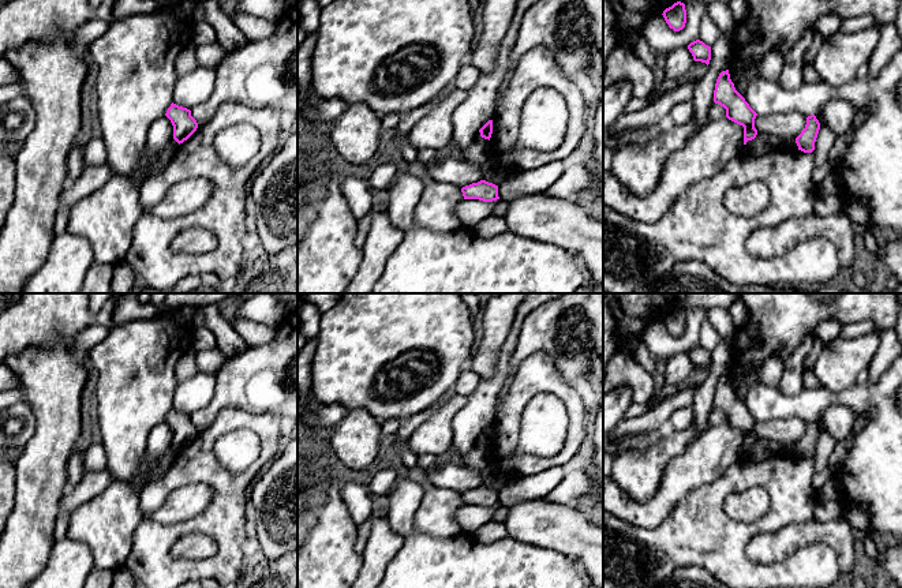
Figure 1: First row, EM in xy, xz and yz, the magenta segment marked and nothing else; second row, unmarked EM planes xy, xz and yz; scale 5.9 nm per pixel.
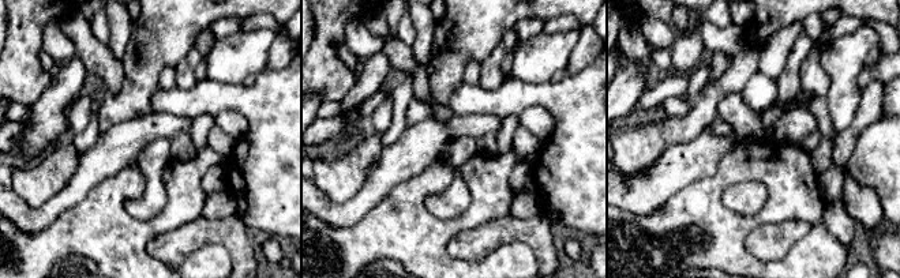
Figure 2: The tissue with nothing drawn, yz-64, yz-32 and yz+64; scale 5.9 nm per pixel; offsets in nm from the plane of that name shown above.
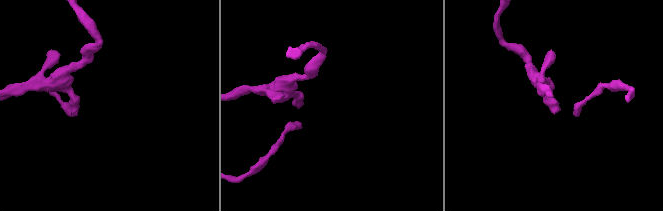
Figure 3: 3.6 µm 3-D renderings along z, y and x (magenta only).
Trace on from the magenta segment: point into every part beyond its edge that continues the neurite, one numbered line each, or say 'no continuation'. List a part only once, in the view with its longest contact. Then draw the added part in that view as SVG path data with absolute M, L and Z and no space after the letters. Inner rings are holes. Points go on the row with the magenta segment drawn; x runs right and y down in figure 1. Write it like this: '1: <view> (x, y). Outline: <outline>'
1: yz (762, 143). Outline: M757 134L755 139L748 141L745 149L755 157L761 157L779 145L772 135Z

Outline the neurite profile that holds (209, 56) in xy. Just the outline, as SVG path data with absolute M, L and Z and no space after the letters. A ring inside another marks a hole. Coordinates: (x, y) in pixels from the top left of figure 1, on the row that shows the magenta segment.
M218 42L197 46L197 59L199 67L216 70L218 63L224 59L227 50Z

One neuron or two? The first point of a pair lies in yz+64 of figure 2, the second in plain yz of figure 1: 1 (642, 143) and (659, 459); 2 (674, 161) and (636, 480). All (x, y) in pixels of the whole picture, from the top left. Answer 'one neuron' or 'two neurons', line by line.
1: one neuron
2: two neurons

